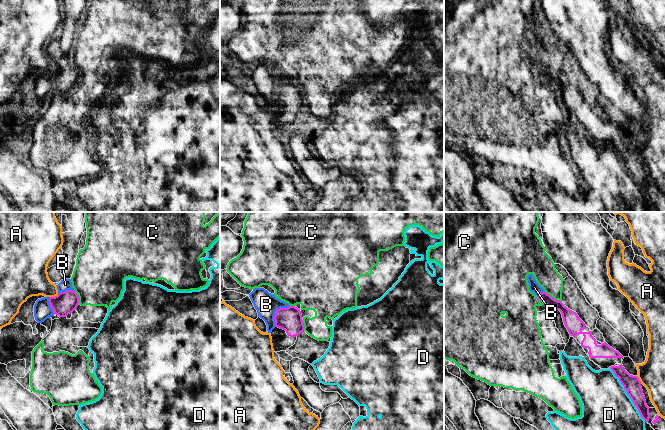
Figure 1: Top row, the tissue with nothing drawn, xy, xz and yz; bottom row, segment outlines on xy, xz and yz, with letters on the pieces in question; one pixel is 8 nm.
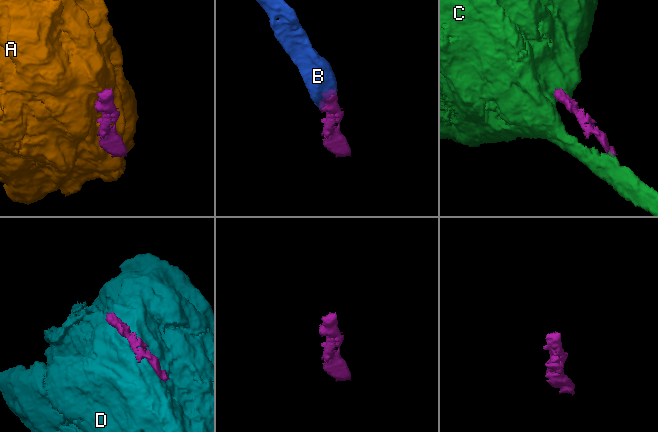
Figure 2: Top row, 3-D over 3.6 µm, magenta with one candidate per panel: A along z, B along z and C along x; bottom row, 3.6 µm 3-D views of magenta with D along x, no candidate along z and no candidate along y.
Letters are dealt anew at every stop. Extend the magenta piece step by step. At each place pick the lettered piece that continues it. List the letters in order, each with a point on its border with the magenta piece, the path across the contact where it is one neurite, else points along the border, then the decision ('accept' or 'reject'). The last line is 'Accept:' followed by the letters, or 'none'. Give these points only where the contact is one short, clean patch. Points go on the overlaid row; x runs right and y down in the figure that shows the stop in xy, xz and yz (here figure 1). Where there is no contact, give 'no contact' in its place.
A: contact xy (55, 296); reject
B: contact xz (275, 312); way xz (289, 319), (275, 312), (266, 304); accept
C: contact yz (553, 298); border yz (545, 291), (561, 302); reject
D: contact yz (628, 394); reject
Accept: B

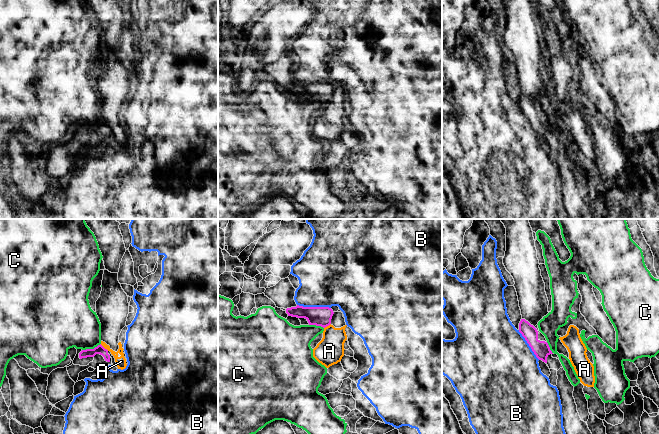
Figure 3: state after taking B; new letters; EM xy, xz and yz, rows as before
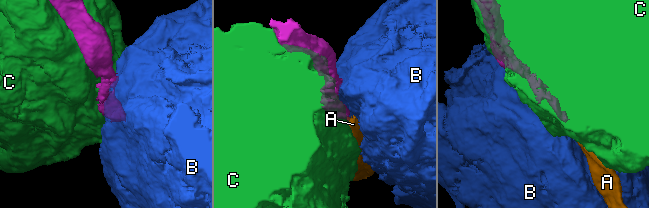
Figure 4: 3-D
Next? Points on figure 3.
A: contact xy (103, 347); border xy (100, 344), (108, 350); reject
B: contact xz (314, 307); reject
C: contact xy (91, 349); reject
Accept: none

